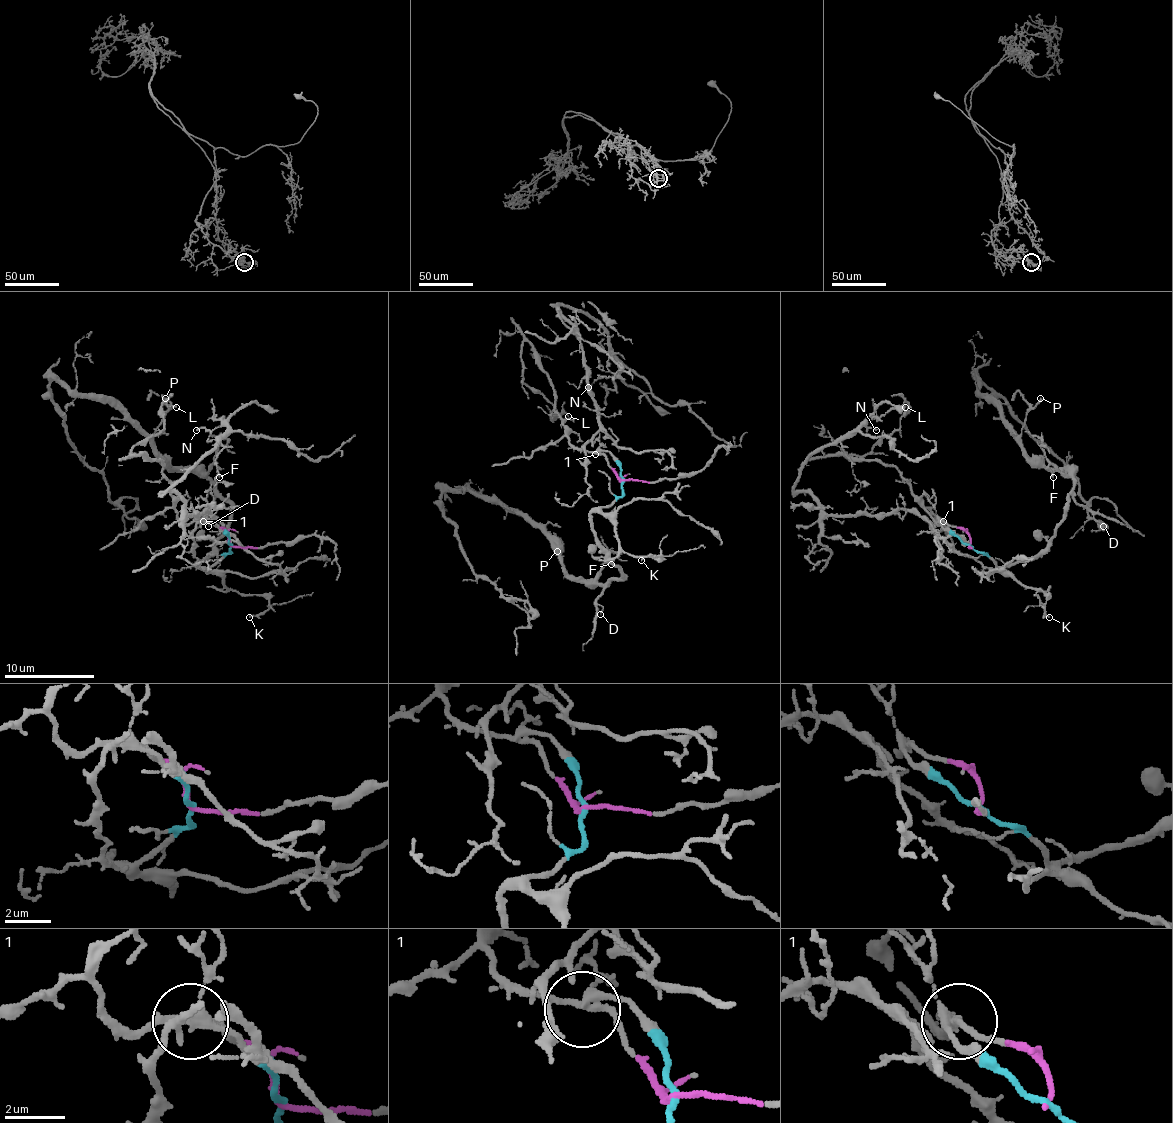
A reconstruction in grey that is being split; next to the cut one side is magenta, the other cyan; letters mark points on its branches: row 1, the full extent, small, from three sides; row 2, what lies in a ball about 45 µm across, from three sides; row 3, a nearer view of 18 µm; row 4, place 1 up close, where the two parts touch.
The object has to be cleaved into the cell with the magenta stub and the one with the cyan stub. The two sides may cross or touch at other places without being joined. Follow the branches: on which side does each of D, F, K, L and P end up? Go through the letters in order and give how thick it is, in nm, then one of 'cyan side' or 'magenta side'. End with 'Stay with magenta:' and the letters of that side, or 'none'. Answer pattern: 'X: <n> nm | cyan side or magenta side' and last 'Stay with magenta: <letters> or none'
D: 110 nm | cyan side
F: 140 nm | cyan side
K: 130 nm | cyan side
L: 110 nm | magenta side
P: 160 nm | cyan side
Stay with magenta: L

